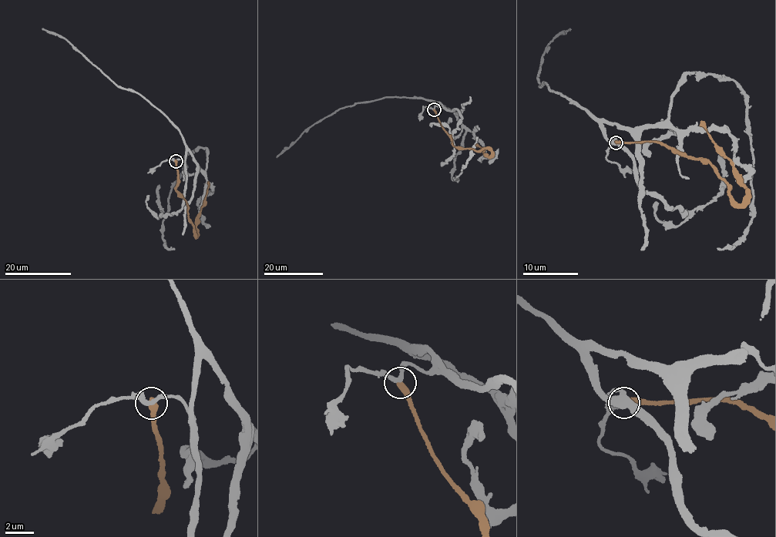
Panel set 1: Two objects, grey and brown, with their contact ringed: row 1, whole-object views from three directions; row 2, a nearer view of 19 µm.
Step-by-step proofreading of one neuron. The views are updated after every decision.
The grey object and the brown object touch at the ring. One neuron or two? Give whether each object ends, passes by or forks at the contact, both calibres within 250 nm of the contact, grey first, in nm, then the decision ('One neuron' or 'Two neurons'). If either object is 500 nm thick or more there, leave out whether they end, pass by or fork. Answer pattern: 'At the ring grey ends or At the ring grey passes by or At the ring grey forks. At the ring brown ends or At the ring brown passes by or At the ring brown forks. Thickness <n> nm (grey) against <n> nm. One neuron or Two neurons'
At the ring grey passes by. At the ring brown ends. Thickness 260 nm (grey) against 480 nm. Two neurons

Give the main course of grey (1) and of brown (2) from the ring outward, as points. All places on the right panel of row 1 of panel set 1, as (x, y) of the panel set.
1: (616, 142), (605, 121), (659, 125), (685, 73), (733, 79), (752, 142), (752, 223), (717, 250)
2: (616, 142), (655, 142), (703, 159), (727, 184), (730, 198), (740, 205), (744, 202), (745, 184), (700, 121)

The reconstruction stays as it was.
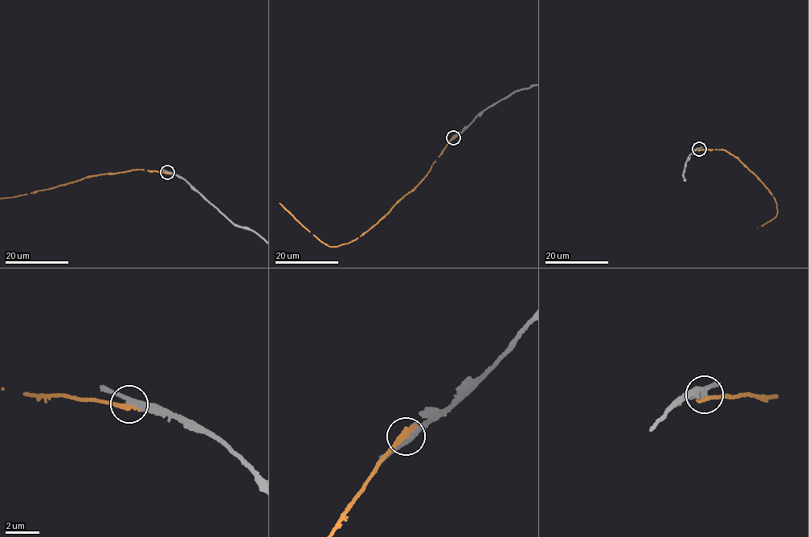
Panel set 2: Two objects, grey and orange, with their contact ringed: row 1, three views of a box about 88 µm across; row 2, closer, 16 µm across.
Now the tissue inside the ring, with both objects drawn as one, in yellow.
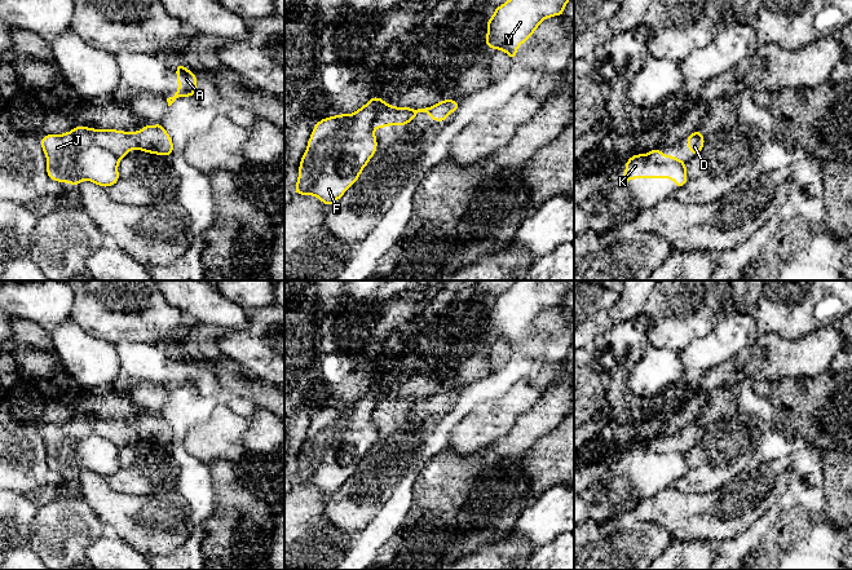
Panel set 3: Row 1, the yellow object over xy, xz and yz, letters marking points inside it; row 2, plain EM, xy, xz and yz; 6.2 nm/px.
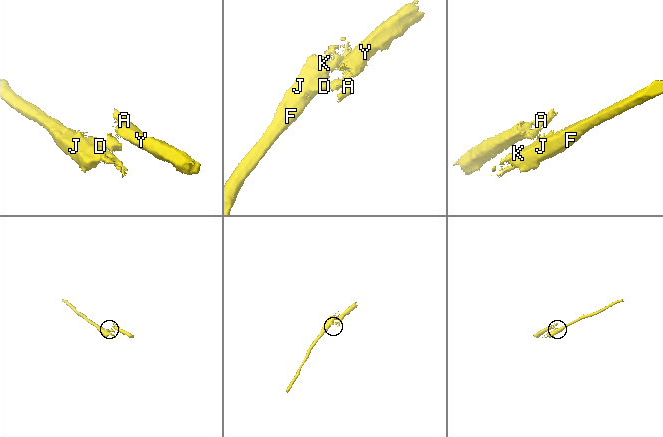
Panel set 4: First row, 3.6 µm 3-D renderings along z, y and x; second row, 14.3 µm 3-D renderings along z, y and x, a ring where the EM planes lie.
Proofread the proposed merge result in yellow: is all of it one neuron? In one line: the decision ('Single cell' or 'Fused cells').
Fused cells

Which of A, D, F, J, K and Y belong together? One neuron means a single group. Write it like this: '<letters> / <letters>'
A Y / D F J K

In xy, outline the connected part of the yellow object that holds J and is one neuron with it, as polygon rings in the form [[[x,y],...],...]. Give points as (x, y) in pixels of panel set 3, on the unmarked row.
[[[84,415],[62,424],[44,424],[39,432],[47,447],[49,469],[76,477],[83,469],[105,478],[116,474],[119,451],[129,439],[138,438],[134,428],[124,420]]]

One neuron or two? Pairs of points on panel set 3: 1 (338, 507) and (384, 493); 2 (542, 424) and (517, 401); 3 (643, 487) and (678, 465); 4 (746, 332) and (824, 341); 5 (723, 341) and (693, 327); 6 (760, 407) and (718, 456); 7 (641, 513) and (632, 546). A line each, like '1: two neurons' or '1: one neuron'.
1: one neuron
2: two neurons
3: one neuron
4: two neurons
5: two neurons
6: one neuron
7: two neurons

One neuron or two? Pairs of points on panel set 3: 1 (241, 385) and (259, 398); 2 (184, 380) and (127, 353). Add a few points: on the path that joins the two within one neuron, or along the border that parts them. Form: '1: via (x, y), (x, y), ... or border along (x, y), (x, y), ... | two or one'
1: via (244, 385), (255, 394) | one
2: via (170, 367), (141, 361) | one

